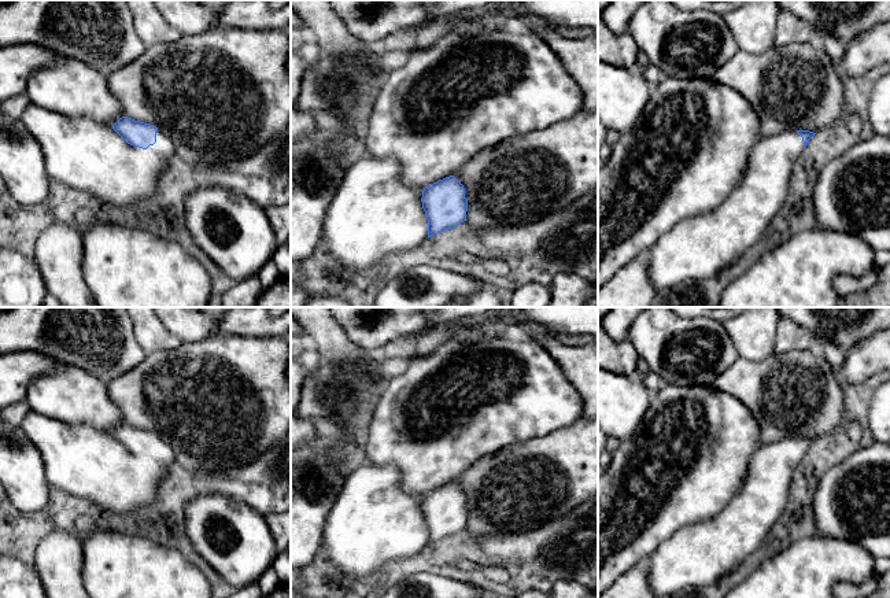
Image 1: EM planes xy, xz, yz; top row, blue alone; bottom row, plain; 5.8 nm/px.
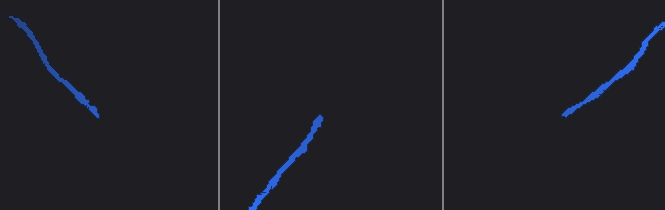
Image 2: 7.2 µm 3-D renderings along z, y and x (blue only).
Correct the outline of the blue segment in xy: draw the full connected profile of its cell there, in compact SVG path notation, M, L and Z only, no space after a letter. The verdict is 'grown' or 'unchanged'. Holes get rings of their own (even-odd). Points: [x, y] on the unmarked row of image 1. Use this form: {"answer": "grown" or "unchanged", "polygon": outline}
{"answer": "grown", "polygon": "M29 410L21 429L38 448L51 487L115 514L132 514L149 507L160 481L176 462L169 442L151 431L128 424L106 433L92 425L71 425Z"}

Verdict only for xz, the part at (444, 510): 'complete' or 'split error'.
split error

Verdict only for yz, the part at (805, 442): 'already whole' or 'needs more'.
needs more

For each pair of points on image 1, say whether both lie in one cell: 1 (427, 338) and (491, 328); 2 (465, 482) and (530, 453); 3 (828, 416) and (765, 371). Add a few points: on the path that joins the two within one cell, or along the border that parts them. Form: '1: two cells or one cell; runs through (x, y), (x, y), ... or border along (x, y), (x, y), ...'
1: one cell; runs through (443, 331), (475, 329)
2: one cell; runs through (482, 482), (501, 482), (513, 469)
3: one cell; runs through (813, 405), (796, 392), (787, 392), (780, 386)

